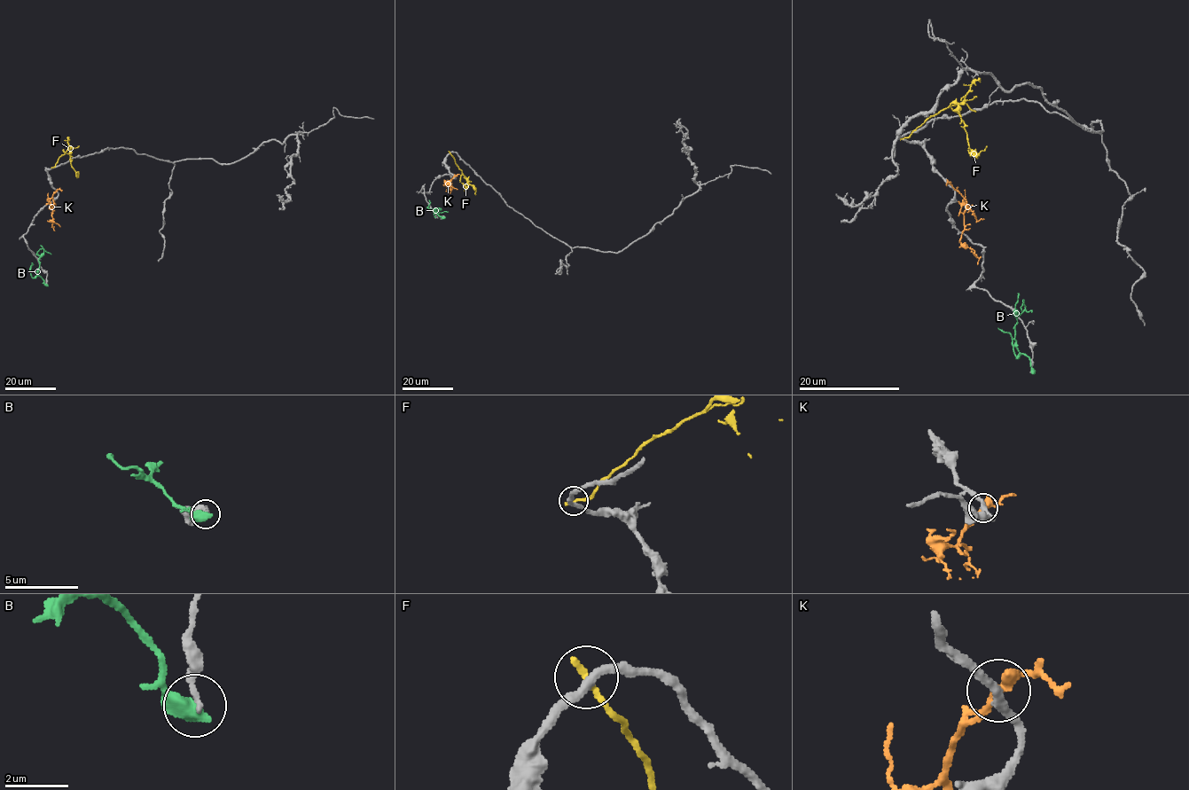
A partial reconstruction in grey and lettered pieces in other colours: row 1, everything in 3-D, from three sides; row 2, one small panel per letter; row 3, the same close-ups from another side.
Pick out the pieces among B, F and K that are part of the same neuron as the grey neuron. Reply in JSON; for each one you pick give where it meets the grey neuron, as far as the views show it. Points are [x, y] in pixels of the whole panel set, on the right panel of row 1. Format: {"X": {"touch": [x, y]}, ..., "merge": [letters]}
{"merge": []}

